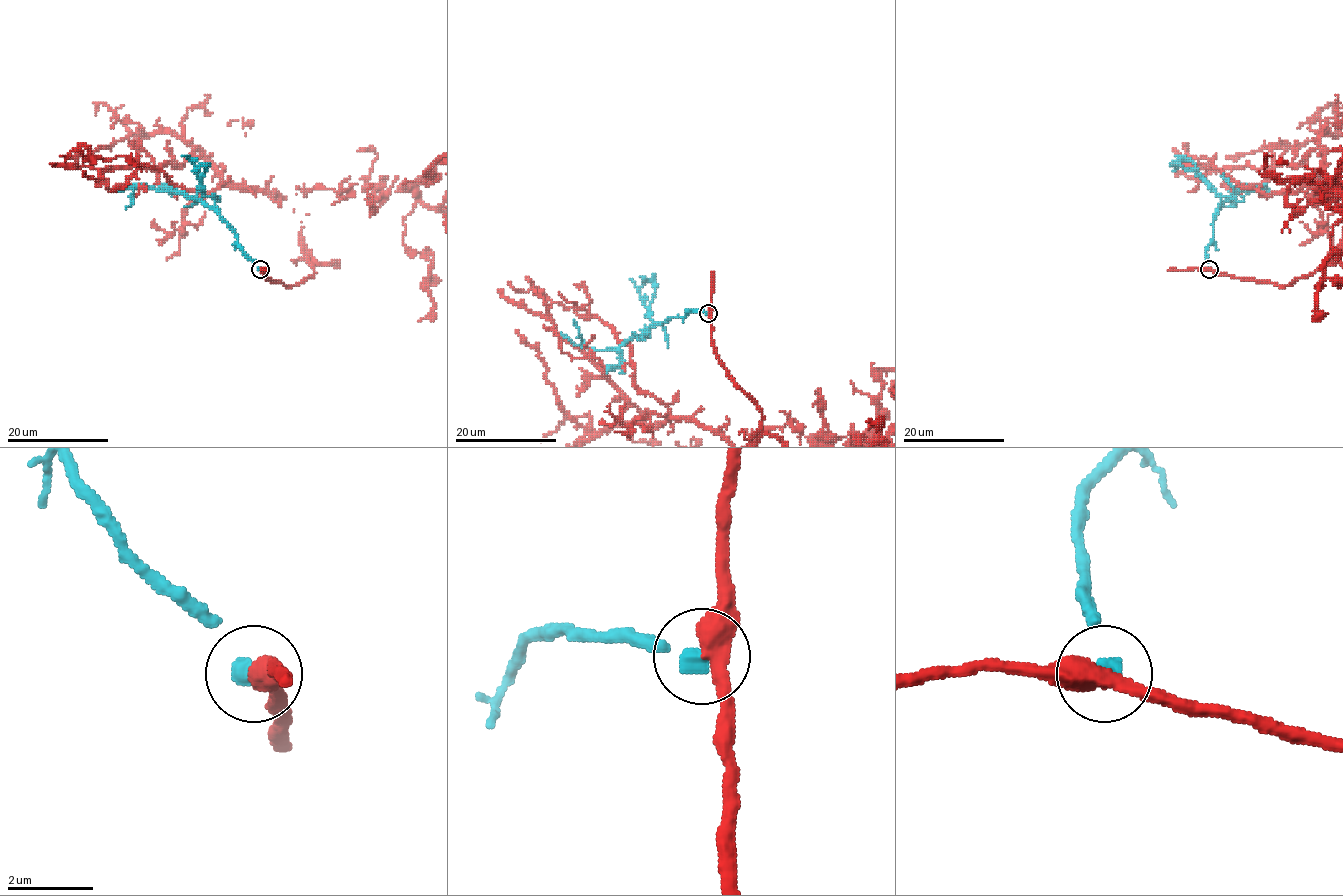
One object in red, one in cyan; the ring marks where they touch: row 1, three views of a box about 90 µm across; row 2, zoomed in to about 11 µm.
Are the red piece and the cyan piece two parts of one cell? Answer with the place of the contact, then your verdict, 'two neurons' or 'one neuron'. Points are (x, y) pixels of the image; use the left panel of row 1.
(260, 269) | two neurons

